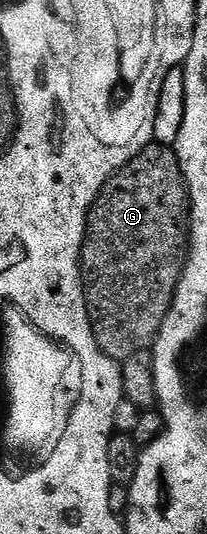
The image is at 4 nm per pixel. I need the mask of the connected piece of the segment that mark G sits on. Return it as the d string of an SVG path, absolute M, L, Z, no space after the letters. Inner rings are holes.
M150 143L138 157L133 157L103 187L97 196L97 202L89 209L89 218L85 224L85 242L81 248L81 282L85 285L85 300L89 302L89 319L93 322L93 334L97 346L106 355L114 359L124 359L144 349L152 350L163 319L173 305L173 296L177 290L179 279L185 273L185 259L189 255L189 231L191 228L191 210L189 208L189 184L181 170L181 160L177 157L176 148L167 145Z

